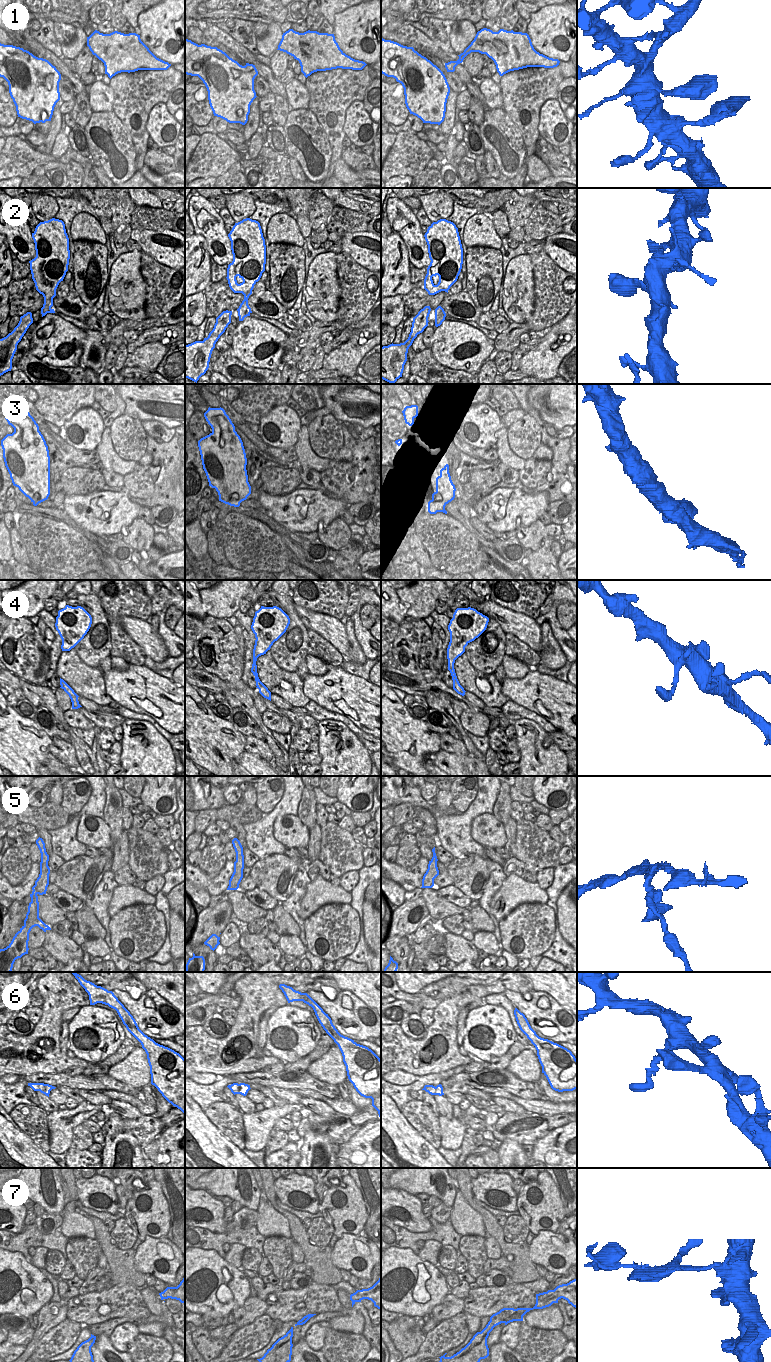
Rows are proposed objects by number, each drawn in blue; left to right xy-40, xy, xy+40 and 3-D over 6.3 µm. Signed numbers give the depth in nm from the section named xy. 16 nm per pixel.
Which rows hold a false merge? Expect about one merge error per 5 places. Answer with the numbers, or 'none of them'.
5, 7

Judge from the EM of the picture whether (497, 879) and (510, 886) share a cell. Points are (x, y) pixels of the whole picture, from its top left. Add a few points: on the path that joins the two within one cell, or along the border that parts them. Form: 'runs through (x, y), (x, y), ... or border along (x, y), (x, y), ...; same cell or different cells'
border along (506, 877), (491, 902); different cells

